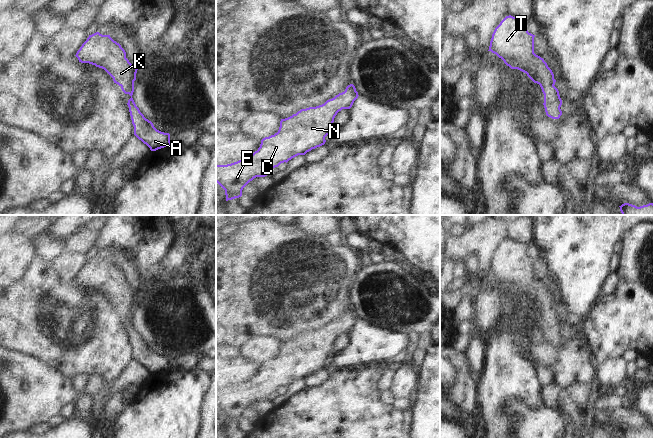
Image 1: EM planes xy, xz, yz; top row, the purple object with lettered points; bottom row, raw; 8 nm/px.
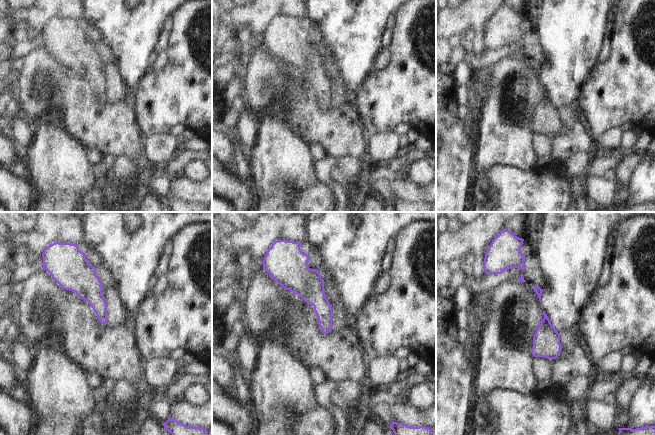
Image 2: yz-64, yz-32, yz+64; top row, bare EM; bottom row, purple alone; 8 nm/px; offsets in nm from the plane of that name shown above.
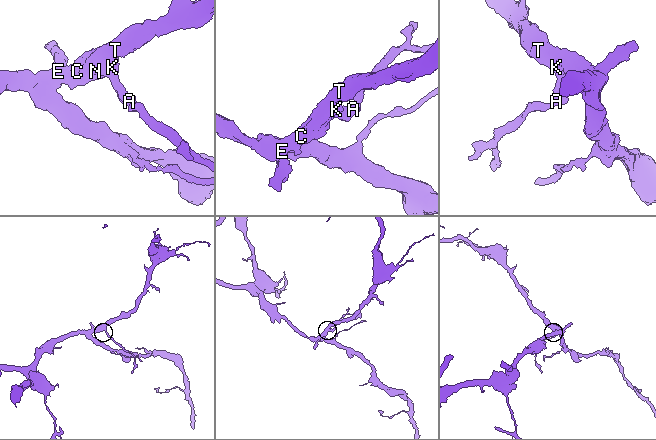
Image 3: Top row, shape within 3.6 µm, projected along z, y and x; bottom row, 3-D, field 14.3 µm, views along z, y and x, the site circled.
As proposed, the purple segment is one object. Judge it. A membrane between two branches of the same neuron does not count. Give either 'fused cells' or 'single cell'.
single cell

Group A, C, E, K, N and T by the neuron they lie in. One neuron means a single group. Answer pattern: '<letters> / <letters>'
A C E K N T

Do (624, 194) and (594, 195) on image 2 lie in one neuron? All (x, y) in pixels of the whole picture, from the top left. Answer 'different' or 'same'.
same

